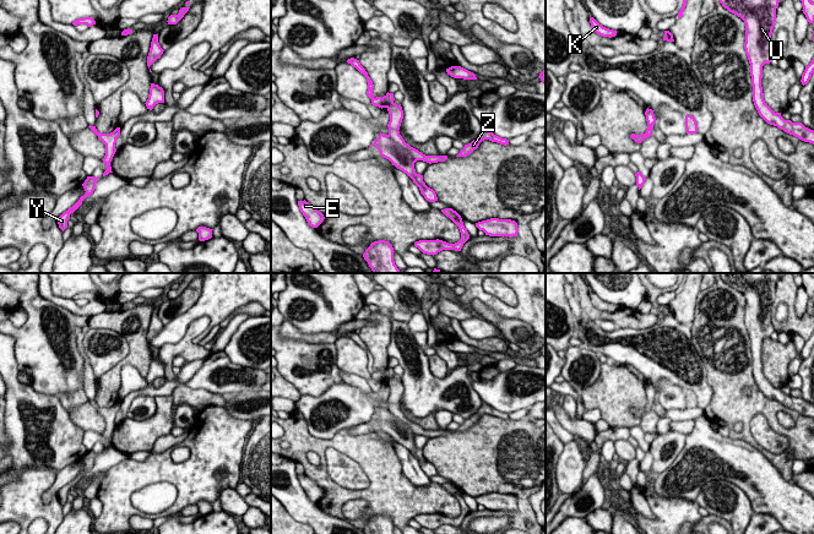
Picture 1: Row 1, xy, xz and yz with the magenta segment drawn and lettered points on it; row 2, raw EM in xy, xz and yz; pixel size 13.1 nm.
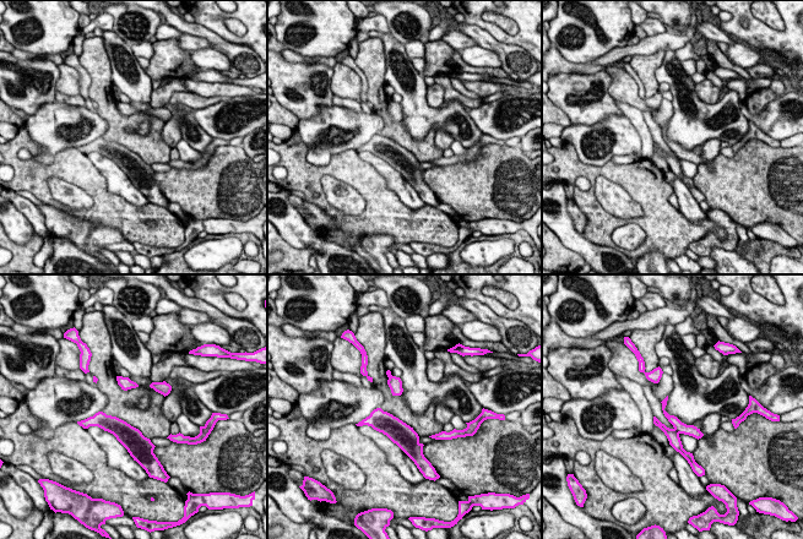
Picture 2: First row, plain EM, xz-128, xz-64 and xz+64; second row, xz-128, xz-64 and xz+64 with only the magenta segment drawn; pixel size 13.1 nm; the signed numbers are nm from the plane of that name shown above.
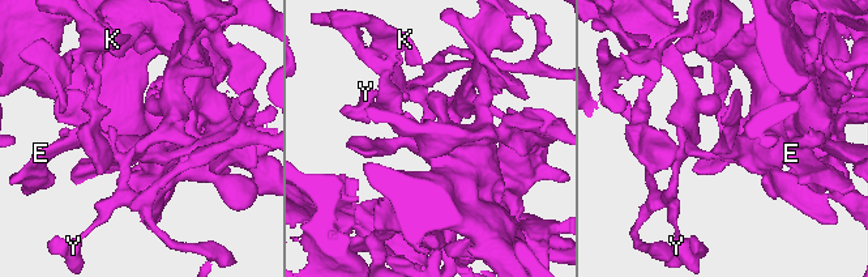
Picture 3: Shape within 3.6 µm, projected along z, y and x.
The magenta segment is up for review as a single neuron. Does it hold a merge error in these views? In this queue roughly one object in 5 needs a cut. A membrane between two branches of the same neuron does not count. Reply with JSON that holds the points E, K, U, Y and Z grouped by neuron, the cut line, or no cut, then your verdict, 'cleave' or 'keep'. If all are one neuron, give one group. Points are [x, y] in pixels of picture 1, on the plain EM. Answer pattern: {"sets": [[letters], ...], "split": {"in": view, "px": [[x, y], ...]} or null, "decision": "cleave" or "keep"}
{"sets": [["E", "K", "U", "Z"], ["Y"]], "split": {"in": "xz", "px": [[392, 376], [386, 381]]}, "decision": "cleave"}

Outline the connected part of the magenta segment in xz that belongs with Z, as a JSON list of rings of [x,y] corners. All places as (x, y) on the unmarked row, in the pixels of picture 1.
[[[482,402],[482,407],[477,410],[476,414],[473,414],[471,418],[465,419],[465,421],[460,425],[460,427],[456,431],[467,431],[470,430],[474,424],[478,423],[479,418],[484,414],[489,414],[492,416],[496,416],[500,419],[509,419],[509,414],[506,413],[501,413],[496,409],[494,409],[493,407],[490,407],[489,404]]]

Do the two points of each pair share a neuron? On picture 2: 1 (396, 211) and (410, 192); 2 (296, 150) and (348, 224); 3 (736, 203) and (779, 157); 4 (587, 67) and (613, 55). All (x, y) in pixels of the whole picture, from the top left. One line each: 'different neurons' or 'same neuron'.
1: different neurons
2: same neuron
3: same neuron
4: different neurons

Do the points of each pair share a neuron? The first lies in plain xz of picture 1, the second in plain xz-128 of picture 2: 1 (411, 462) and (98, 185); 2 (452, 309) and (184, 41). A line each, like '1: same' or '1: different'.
1: different
2: same

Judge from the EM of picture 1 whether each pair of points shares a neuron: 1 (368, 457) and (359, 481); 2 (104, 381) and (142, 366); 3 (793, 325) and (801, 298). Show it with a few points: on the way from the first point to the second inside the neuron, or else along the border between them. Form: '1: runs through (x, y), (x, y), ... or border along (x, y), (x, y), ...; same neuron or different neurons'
1: border along (340, 452), (361, 467), (369, 480), (368, 488); different neurons
2: runs through (114, 371), (124, 361), (133, 361); same neuron
3: border along (798, 288), (796, 315), (799, 319); different neurons

